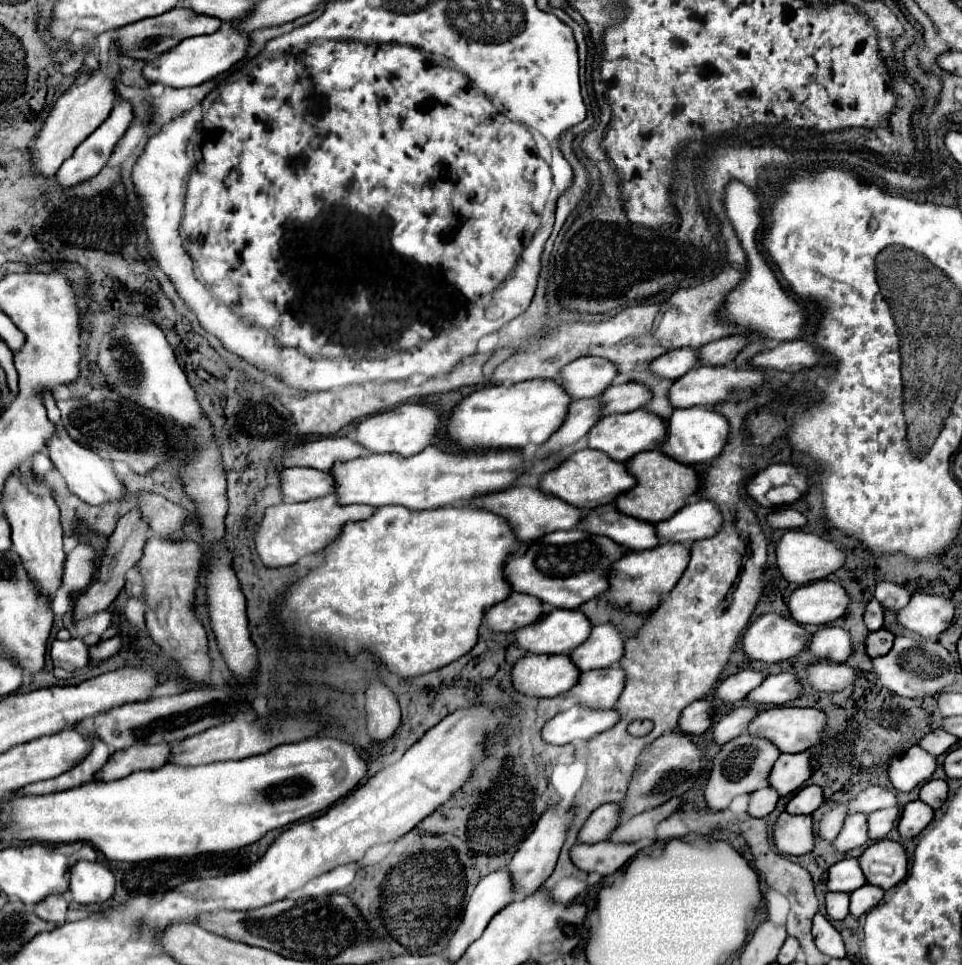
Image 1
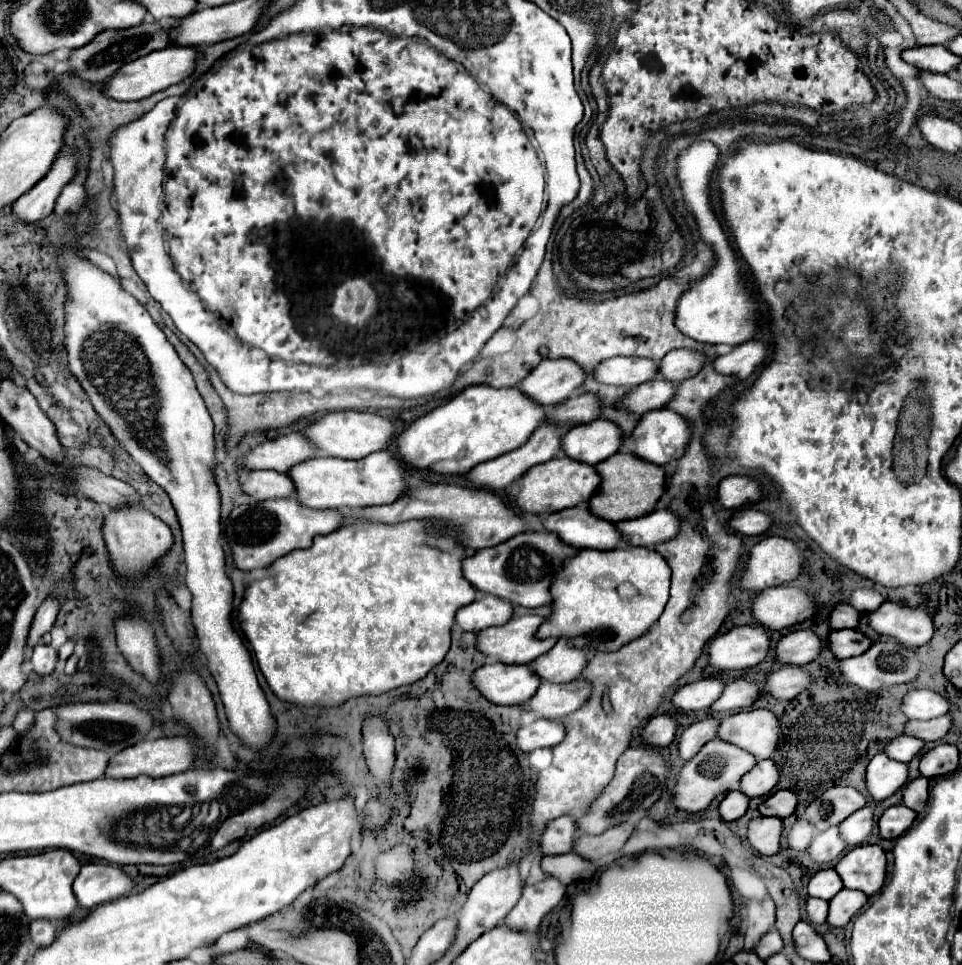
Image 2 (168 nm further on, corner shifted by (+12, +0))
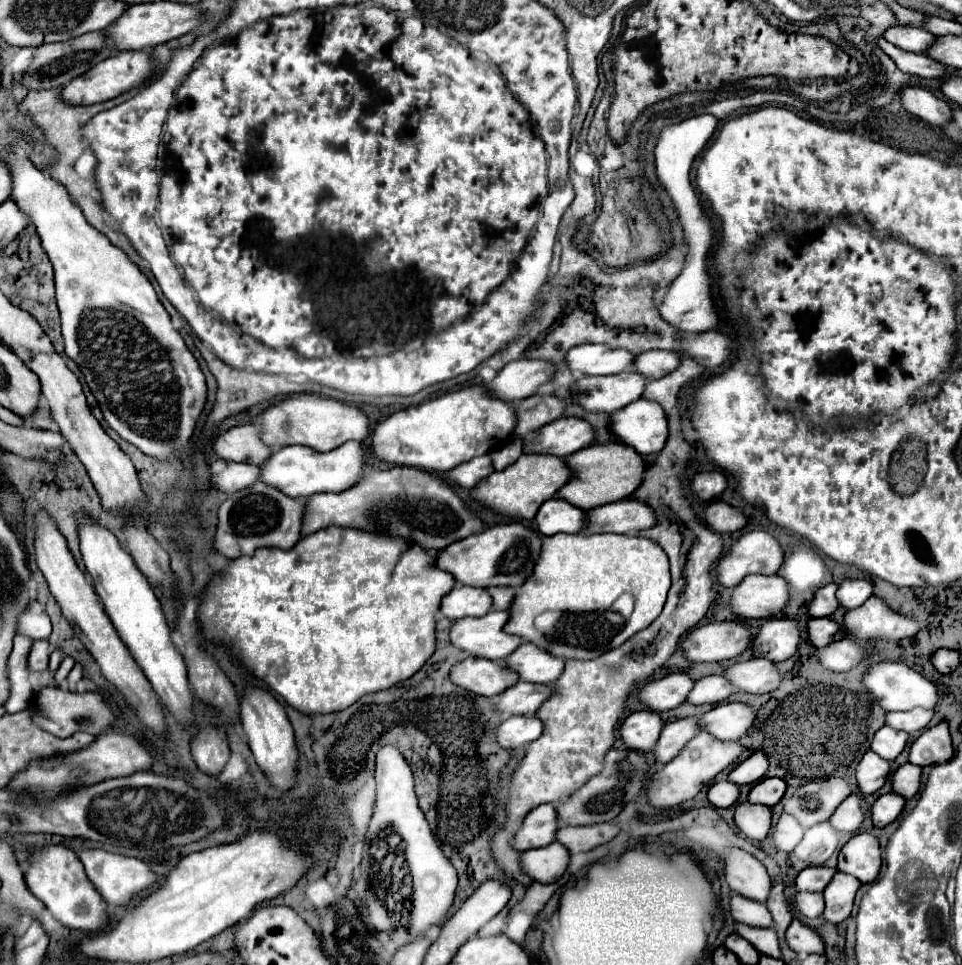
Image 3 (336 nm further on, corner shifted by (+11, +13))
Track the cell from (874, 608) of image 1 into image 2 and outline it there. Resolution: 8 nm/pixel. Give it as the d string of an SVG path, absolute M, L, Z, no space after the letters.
M837 604L835 610L831 612L831 626L833 630L841 630L841 628L857 628L859 626L859 618L861 612L855 610L851 604Z

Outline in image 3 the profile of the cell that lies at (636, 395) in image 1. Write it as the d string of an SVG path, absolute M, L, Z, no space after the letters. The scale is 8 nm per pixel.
M532 395L518 401L514 411L516 411L514 435L526 437L528 433L538 431L542 425L560 419L564 415L564 401L554 395Z

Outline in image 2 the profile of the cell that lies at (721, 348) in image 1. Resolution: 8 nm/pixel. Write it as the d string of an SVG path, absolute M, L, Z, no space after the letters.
M691 348L671 350L659 364L659 374L671 382L683 382L697 374L705 364L705 354Z

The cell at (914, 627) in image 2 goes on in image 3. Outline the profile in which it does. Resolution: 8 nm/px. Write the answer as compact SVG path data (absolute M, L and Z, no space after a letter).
M872 595L858 609L844 613L842 629L860 641L898 641L904 637L914 637L918 623L912 617L898 615L880 597Z

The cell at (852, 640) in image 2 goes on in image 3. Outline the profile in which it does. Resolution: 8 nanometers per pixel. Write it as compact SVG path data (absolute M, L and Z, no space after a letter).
M808 619L808 639L816 649L830 645L830 641L840 641L842 637L846 637L846 633L832 619Z

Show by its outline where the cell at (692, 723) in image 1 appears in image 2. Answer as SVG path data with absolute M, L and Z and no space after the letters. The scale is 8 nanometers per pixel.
M671 714L653 716L643 728L643 740L653 746L669 746L677 732L677 720Z

